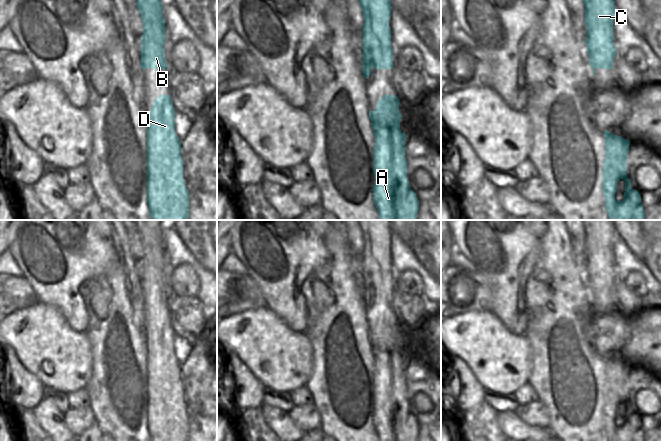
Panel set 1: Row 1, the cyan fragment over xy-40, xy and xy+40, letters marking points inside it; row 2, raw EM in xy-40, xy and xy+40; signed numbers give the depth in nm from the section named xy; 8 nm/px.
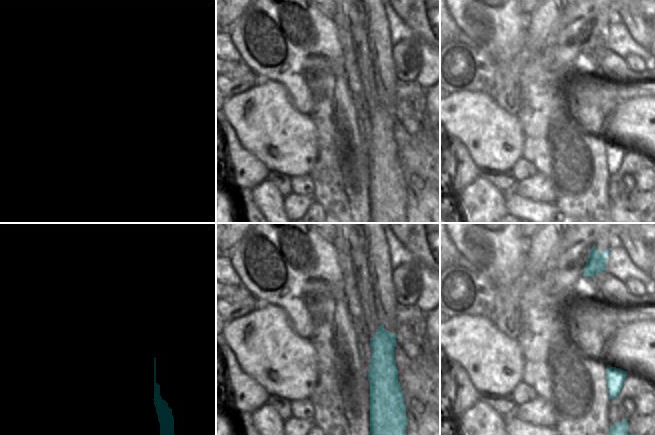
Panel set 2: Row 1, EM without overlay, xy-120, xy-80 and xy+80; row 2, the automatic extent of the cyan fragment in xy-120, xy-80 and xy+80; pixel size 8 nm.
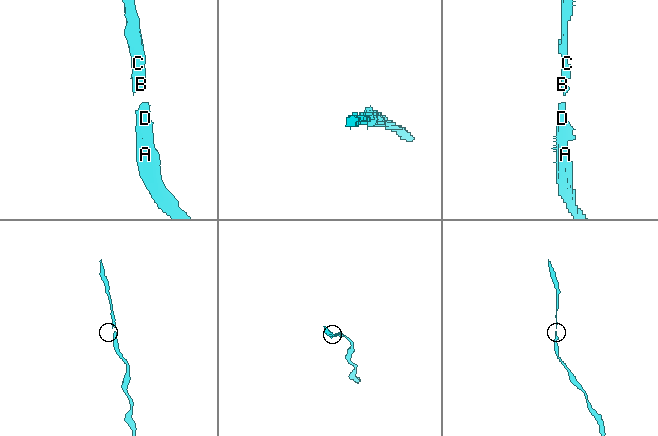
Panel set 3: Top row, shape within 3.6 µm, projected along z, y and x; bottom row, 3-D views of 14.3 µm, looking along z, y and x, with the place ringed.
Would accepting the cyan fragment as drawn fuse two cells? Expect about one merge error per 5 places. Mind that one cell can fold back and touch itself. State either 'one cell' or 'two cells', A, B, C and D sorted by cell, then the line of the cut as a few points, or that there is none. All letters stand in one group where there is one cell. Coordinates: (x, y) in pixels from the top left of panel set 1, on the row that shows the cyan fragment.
one cell; A B C D; no cut

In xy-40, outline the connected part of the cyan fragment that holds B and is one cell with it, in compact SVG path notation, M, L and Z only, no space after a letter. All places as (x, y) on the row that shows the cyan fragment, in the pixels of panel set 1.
M137 0L143 22L141 68L167 69L165 60L165 20L161 0Z

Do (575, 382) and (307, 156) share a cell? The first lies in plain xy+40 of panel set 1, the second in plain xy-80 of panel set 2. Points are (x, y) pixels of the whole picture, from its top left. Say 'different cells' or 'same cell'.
different cells

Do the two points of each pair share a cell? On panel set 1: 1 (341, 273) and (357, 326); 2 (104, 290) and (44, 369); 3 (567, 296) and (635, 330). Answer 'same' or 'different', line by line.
1: same
2: different
3: different

